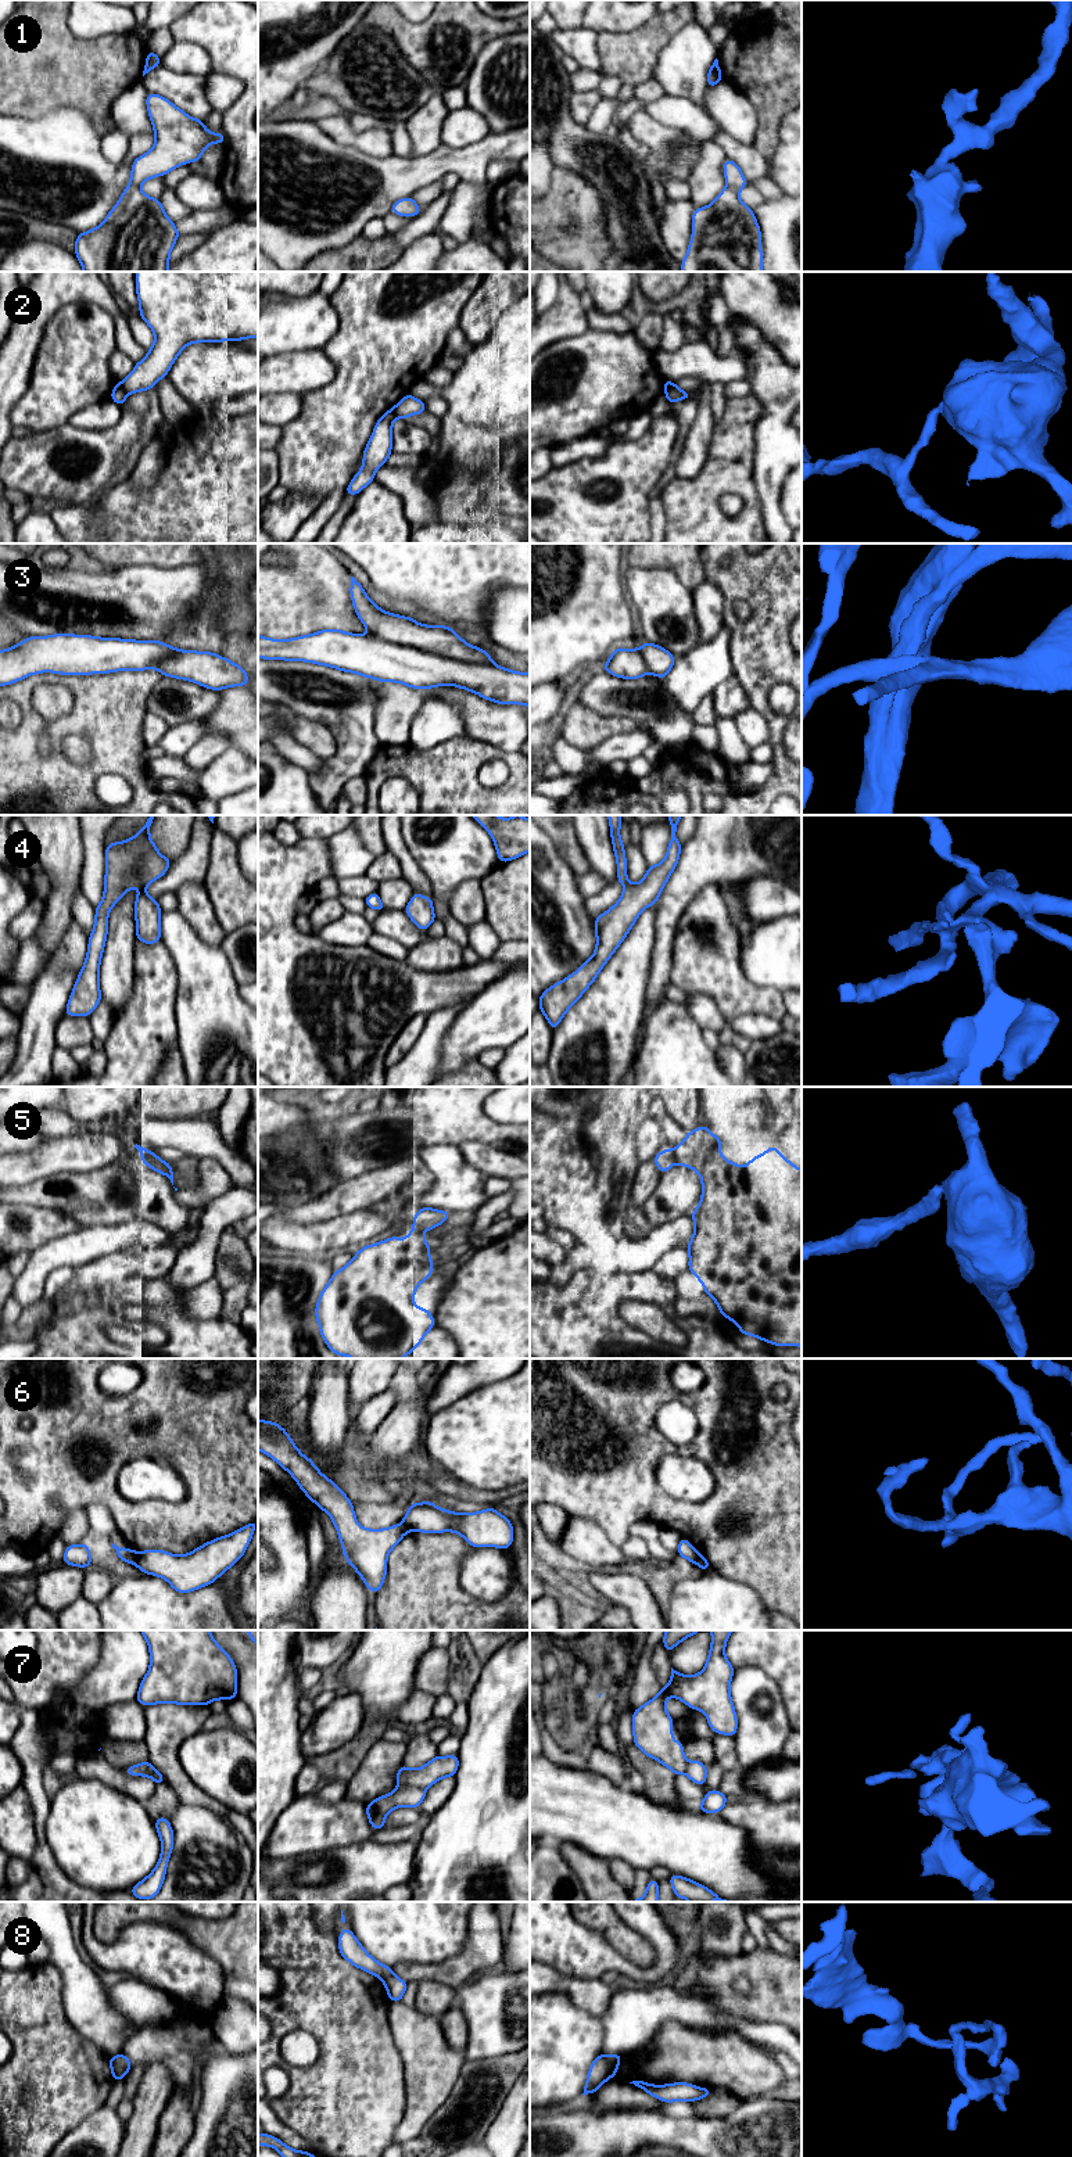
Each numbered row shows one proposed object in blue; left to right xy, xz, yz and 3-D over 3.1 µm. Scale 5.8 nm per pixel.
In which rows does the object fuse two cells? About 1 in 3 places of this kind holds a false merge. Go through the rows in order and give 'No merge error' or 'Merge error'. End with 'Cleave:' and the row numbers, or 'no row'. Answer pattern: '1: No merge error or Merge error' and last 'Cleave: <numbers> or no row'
1: No merge error
2: Merge error
3: No merge error
4: No merge error
5: Merge error
6: Merge error
7: Merge error
8: Merge error
Cleave: 2, 5, 6, 7, 8

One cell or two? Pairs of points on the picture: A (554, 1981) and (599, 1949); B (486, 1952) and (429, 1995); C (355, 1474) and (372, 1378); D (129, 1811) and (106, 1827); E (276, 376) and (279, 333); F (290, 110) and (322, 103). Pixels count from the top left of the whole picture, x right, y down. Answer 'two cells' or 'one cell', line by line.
A: two cells
B: two cells
C: one cell
D: one cell
E: two cells
F: one cell

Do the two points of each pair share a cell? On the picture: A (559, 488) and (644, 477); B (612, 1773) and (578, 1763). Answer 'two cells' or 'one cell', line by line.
A: one cell
B: two cells

